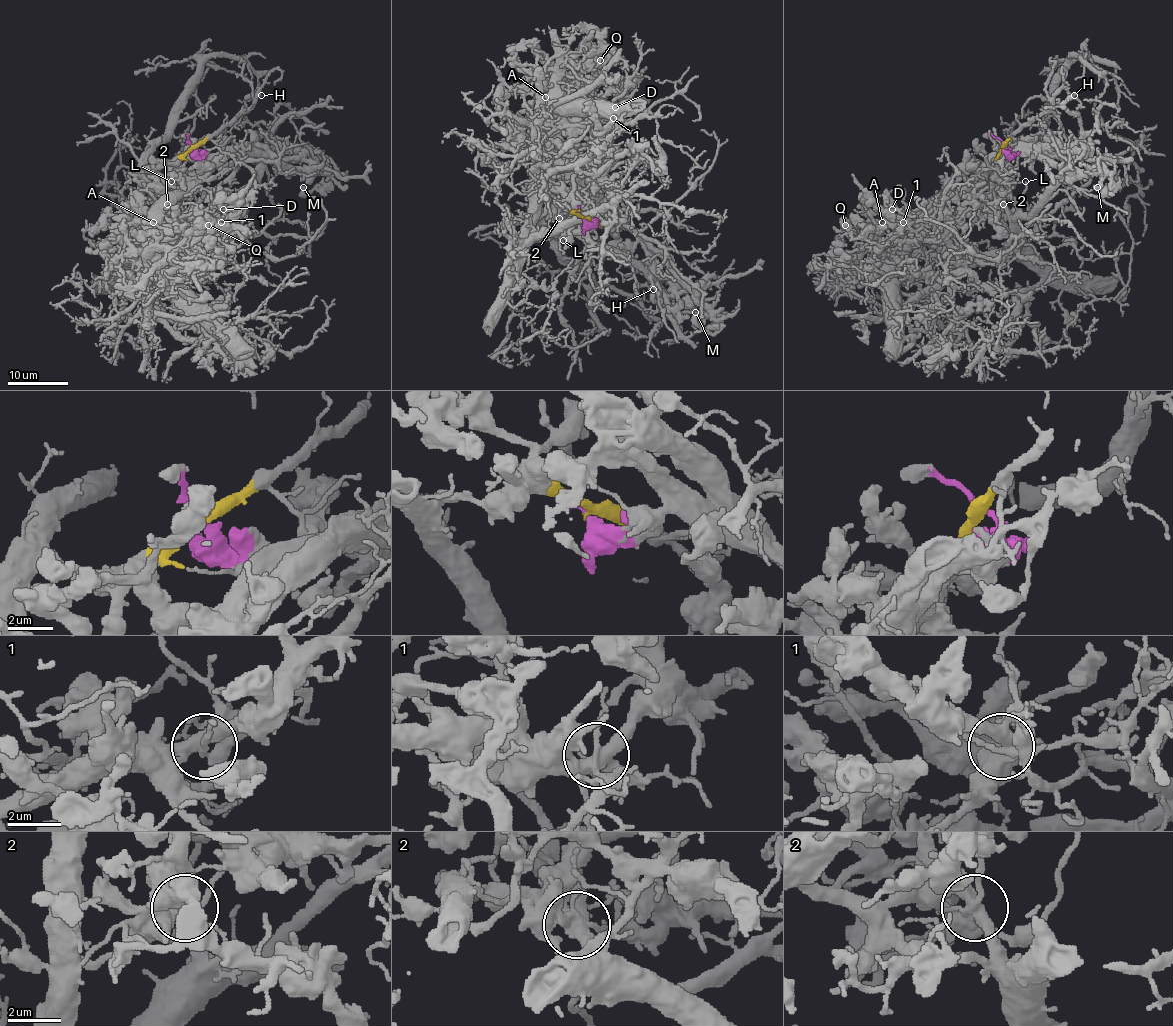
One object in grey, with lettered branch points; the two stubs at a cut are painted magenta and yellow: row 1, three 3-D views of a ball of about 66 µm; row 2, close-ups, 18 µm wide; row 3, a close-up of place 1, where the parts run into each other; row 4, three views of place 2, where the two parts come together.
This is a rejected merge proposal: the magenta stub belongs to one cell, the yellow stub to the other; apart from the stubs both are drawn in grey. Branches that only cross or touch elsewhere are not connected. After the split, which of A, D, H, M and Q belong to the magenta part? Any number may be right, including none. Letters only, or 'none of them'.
A, D, M, Q

